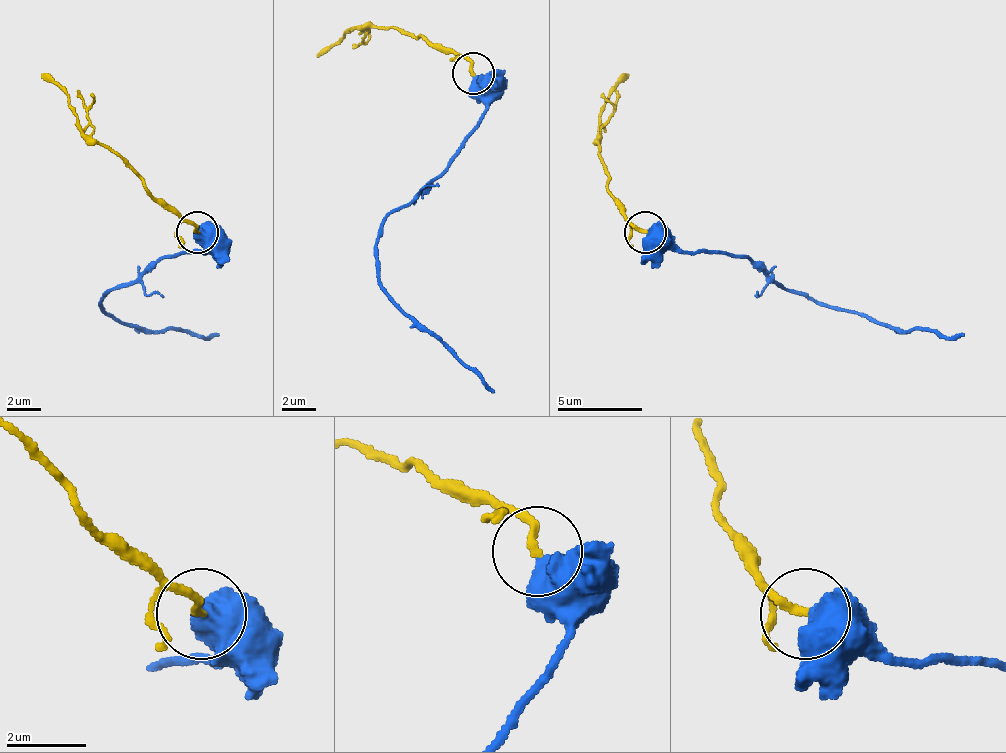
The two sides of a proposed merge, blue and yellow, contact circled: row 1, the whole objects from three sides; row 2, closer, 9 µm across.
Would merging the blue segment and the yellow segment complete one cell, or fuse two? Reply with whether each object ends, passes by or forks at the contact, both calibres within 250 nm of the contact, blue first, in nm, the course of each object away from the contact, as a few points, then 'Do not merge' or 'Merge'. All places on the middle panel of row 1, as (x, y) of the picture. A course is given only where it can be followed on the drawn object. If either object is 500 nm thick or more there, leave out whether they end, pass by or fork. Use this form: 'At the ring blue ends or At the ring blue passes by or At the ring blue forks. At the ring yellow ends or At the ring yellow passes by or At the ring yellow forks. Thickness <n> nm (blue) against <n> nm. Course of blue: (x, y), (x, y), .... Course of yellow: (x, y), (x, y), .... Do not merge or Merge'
Thickness 650 nm (blue) against 200 nm. Course of blue: (474, 77), (474, 93), (487, 106), (482, 119), (440, 174), (385, 220), (377, 267), (385, 292), (495, 394). Course of yellow: (474, 72), (423, 34), (372, 26), (347, 30), (317, 55). Merge

